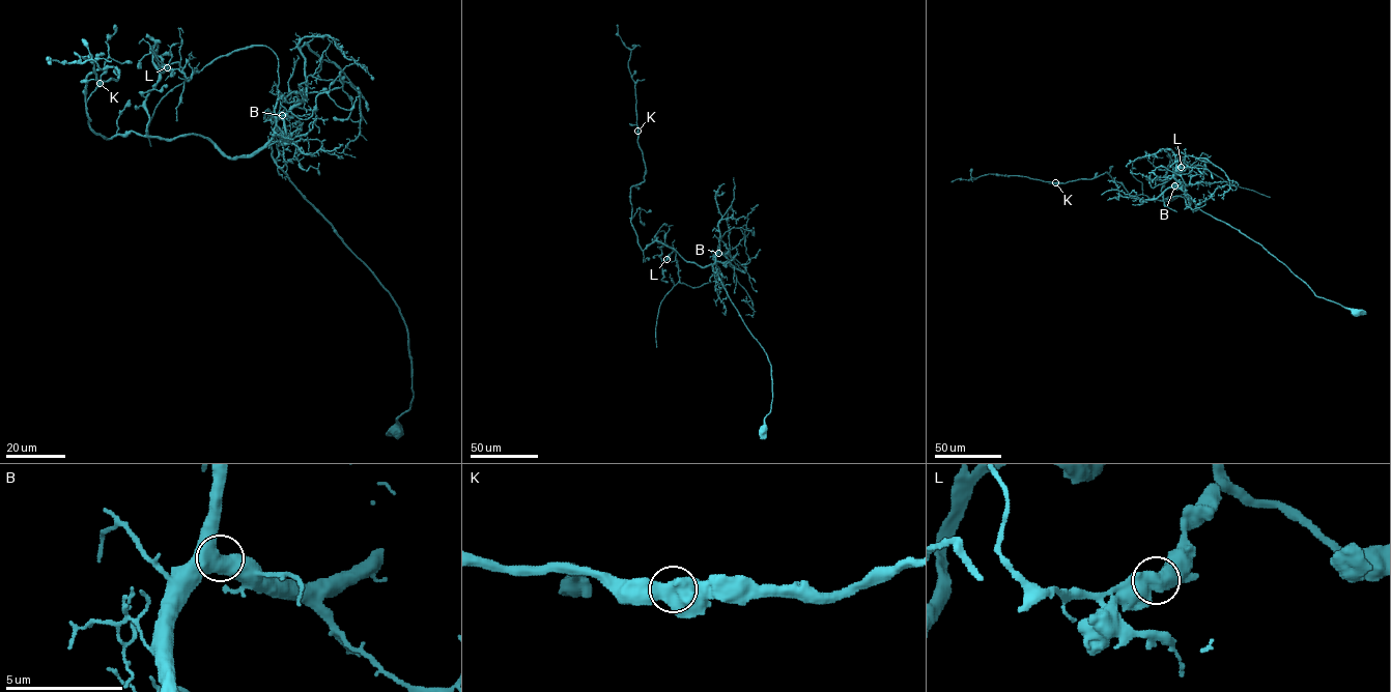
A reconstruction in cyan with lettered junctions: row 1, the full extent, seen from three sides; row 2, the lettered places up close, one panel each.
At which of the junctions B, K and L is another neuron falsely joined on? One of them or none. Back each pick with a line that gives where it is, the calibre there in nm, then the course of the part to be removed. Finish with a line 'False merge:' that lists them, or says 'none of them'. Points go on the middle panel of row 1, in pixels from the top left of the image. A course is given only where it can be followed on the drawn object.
L: place (666, 259); calibre 650 nm; course (666, 259), (676, 252), (681, 283), (696, 287), (713, 281), (721, 237), (739, 228), (749, 260), (741, 264)
False merge: L

